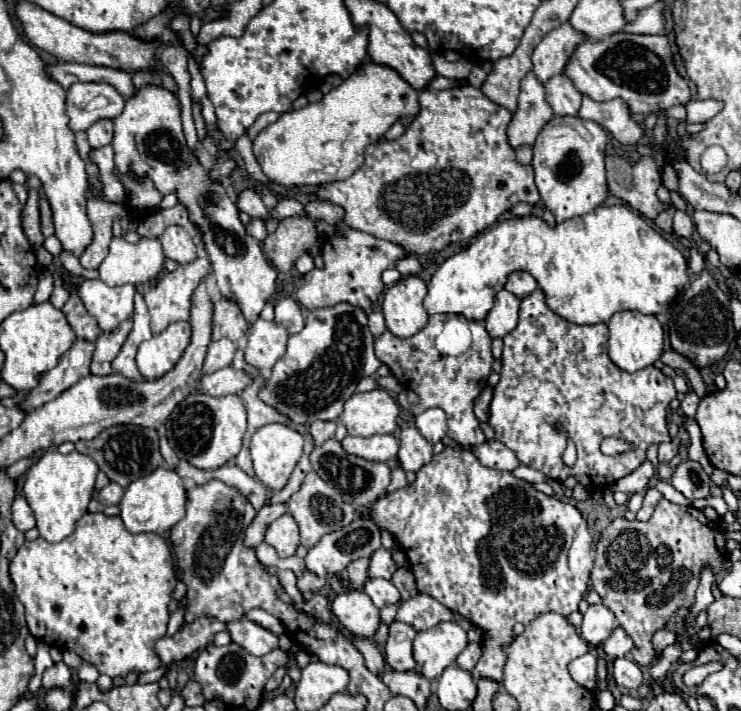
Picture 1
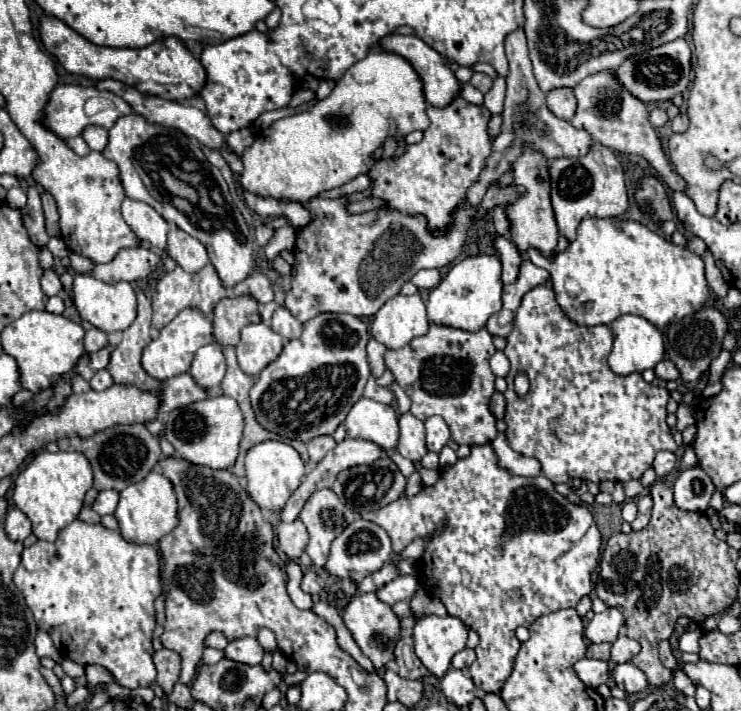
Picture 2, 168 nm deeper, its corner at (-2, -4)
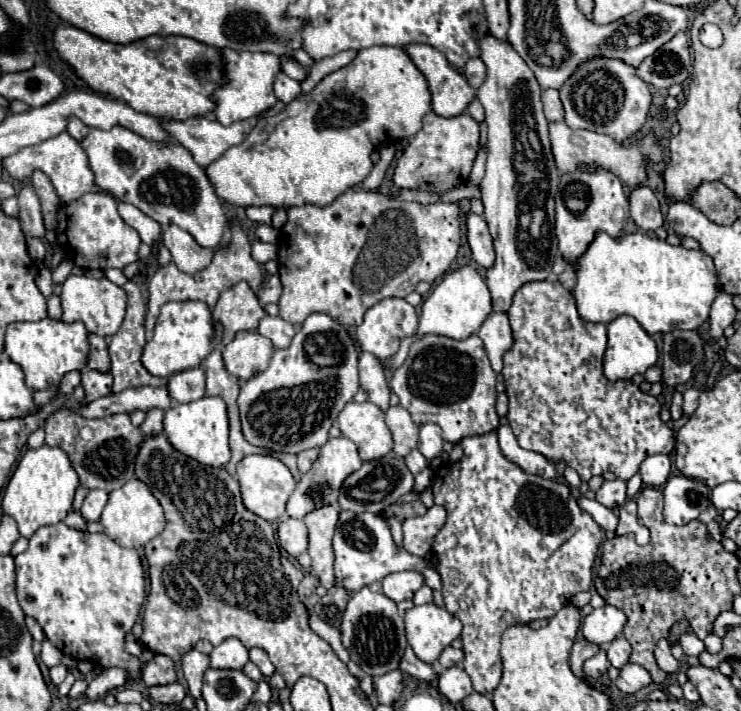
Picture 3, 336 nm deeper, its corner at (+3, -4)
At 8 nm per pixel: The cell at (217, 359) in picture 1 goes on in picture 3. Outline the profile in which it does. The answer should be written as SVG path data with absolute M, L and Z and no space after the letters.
M203 367L179 371L169 379L169 395L177 403L189 403L201 399L205 395L205 379L207 377Z

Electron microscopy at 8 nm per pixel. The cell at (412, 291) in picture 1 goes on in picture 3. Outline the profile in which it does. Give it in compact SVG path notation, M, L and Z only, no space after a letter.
M389 297L389 299L379 301L377 305L373 305L365 313L363 323L357 327L357 341L359 341L359 345L361 345L363 351L373 353L383 363L387 357L391 357L399 349L401 339L415 335L417 329L419 329L419 317L417 317L415 307L409 305L401 297Z

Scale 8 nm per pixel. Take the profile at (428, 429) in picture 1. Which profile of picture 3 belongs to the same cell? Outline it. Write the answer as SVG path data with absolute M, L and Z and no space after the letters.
M425 423L425 425L421 425L419 451L421 451L427 459L433 459L433 457L441 455L441 451L443 451L443 439L441 439L441 429L439 429L439 425L435 425L435 423Z

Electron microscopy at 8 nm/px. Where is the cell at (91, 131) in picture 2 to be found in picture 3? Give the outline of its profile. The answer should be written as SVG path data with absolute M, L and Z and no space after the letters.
M71 117L71 119L69 119L69 125L67 125L67 131L69 131L71 137L75 137L77 141L81 141L81 139L87 137L87 133L89 133L91 129L89 129L81 119L77 119L77 117L73 119L73 117Z

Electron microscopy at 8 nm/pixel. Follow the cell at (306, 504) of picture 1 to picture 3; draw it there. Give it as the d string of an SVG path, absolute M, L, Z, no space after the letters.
M333 505L319 507L305 515L305 525L309 529L309 549L311 555L311 573L321 581L325 589L335 585L333 577L333 547L331 539L335 533L335 525L339 519L339 511Z

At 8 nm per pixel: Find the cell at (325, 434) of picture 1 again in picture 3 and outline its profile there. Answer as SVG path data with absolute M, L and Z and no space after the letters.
M317 447L297 453L297 459L299 459L299 471L301 471L301 473L309 471L309 469L311 469L311 465L313 465L313 461L317 459L317 455L319 455L319 449L317 449Z

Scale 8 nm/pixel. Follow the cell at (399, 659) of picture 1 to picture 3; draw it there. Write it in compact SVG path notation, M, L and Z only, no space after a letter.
M411 647L405 649L405 655L403 655L403 659L401 659L399 669L405 671L405 673L409 673L409 675L415 677L415 679L421 679L421 681L433 681L433 679L435 679L433 667L427 665L427 663L423 663L421 659L417 659L417 655L413 653Z

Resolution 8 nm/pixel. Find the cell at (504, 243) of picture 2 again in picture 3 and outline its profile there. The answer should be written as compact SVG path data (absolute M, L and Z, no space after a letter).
M475 213L467 215L467 239L473 251L473 259L485 269L491 267L491 263L495 263L495 247L483 217Z

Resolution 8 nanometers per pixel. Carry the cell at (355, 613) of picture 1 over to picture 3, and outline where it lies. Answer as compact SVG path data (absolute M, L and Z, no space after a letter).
M363 587L361 591L351 595L347 609L343 611L341 639L343 639L343 647L351 655L351 661L357 663L371 677L385 675L397 669L403 651L407 647L405 625L403 625L403 617L397 611L397 605L383 593L373 591L371 587Z

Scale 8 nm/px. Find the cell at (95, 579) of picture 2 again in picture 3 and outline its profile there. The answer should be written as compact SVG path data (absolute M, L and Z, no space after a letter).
M55 523L55 525L47 525L47 527L41 527L31 539L29 539L29 547L27 551L23 551L21 555L15 557L15 567L17 567L17 599L19 599L19 605L23 607L25 615L37 619L37 623L41 625L41 629L45 631L45 637L57 647L61 649L67 657L75 657L75 661L95 661L97 659L97 665L103 667L103 669L109 669L109 667L119 667L123 671L127 671L127 677L129 679L139 679L141 677L141 661L127 653L125 651L125 635L131 633L137 617L139 617L139 611L141 611L141 605L145 601L145 573L143 573L143 563L141 563L141 555L137 549L125 549L121 545L117 545L107 533L89 533L89 531L77 531L77 529L71 529L67 527L65 523Z

